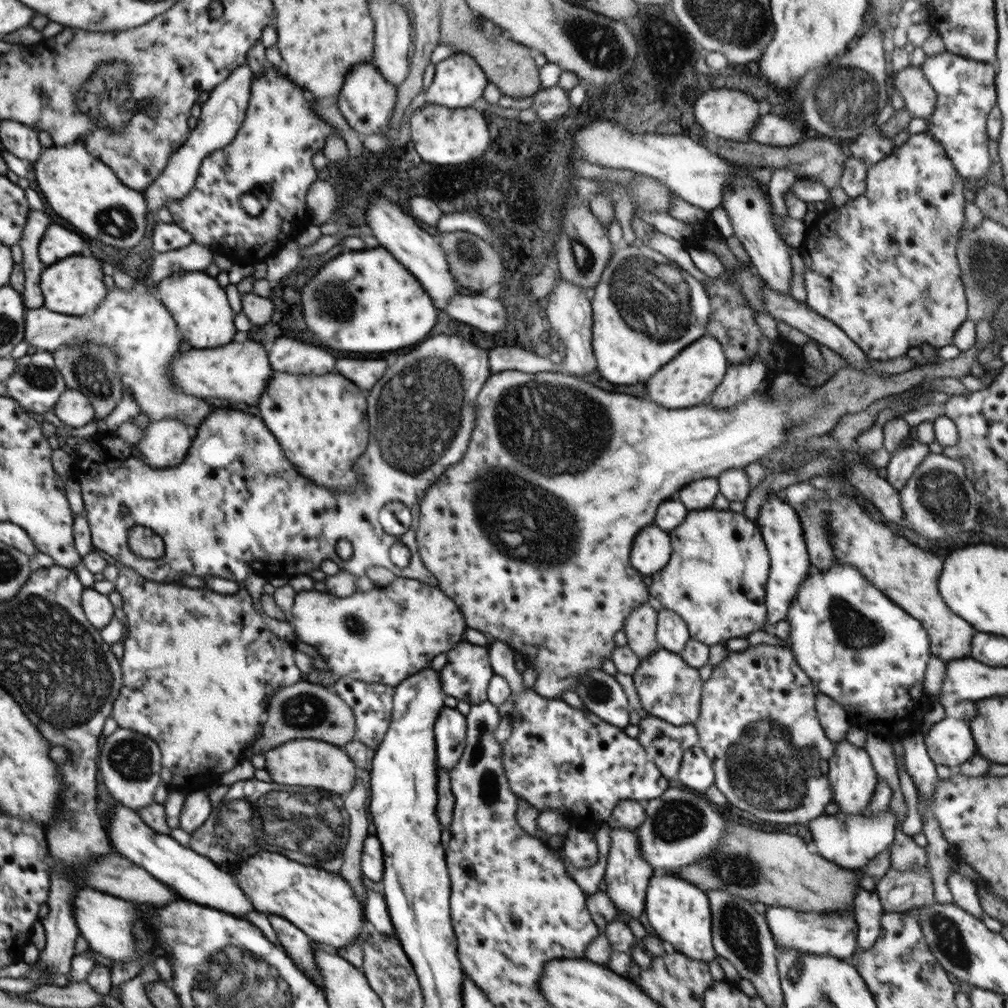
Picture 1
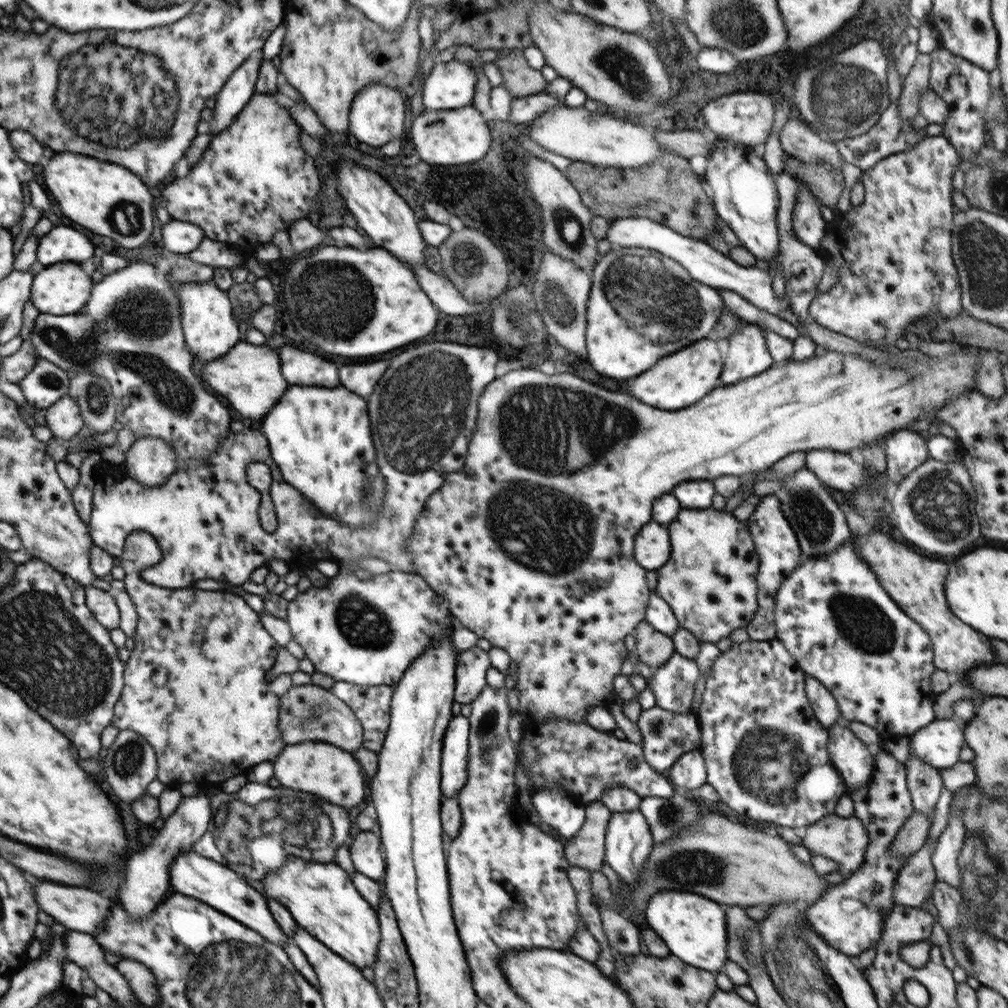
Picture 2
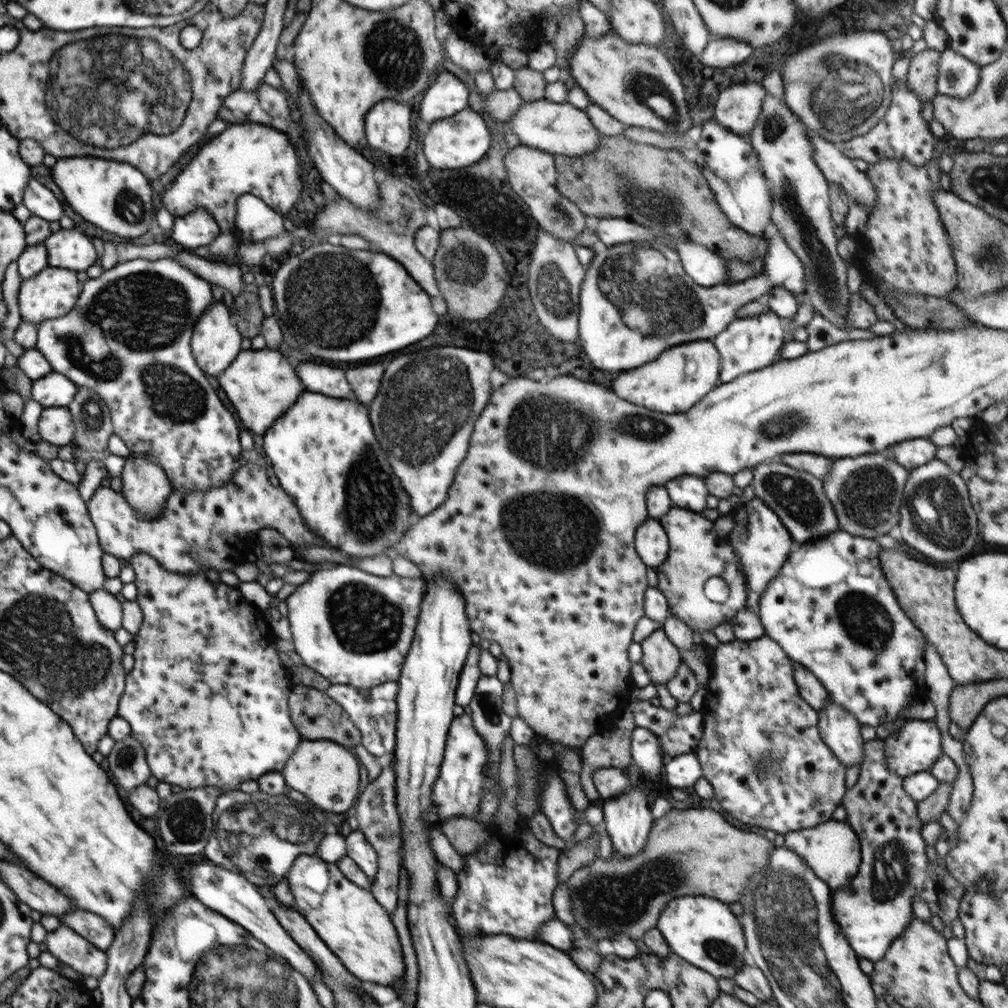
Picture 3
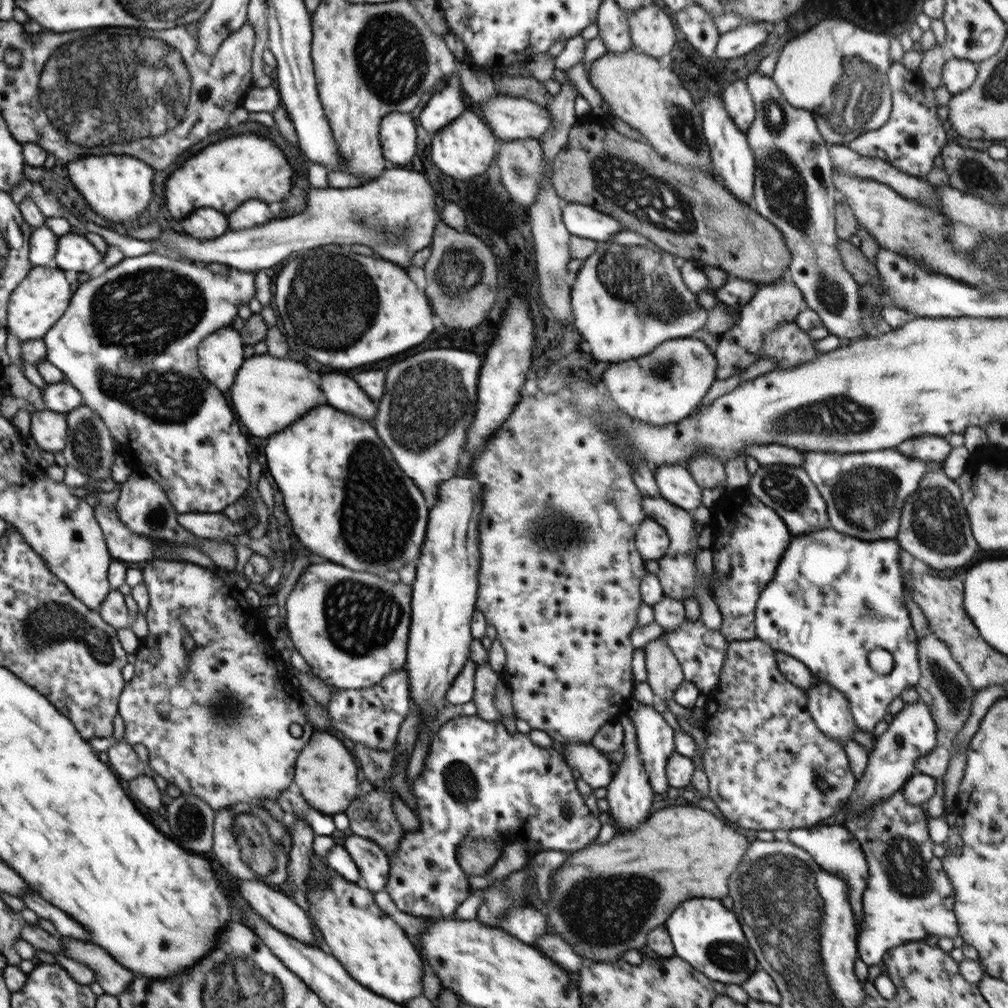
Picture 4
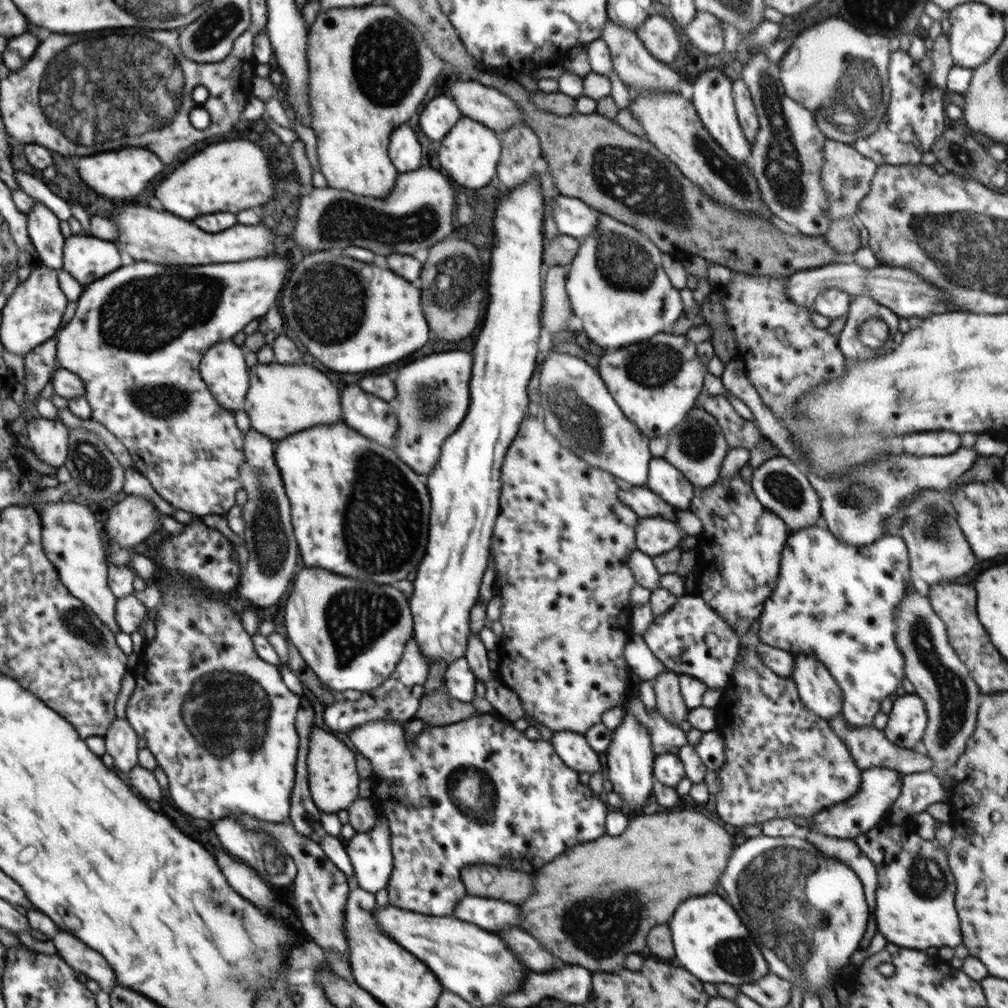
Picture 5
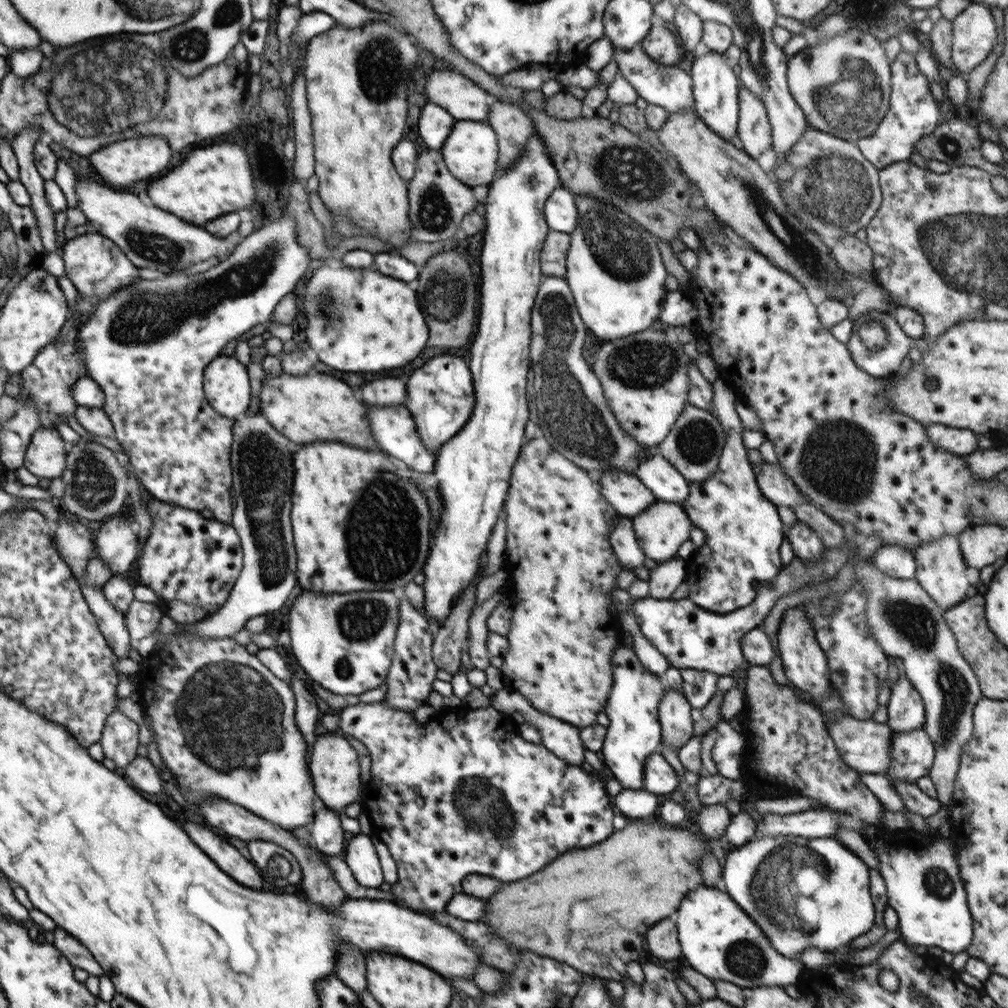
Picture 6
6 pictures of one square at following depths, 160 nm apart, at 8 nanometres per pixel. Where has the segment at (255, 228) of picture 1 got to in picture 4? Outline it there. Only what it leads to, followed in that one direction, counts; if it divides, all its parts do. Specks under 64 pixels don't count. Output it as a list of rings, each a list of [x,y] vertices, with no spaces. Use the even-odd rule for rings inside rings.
[[[254,134],[234,136],[216,142],[174,170],[164,192],[166,206],[176,220],[186,218],[196,208],[213,208],[228,216],[246,200],[280,202],[290,194],[292,167],[282,150],[267,137]]]

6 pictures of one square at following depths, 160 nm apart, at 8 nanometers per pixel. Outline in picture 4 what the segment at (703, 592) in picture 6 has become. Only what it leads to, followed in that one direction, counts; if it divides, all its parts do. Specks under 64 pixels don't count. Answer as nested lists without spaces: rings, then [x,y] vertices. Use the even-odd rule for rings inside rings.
[[[748,487],[726,491],[720,500],[716,501],[710,508],[711,520],[706,526],[712,529],[715,542],[711,546],[713,556],[713,599],[722,615],[720,632],[727,638],[728,642],[756,638],[755,633],[755,608],[760,593],[767,588],[767,584],[774,578],[776,567],[782,558],[791,538],[784,520],[776,514],[769,506],[754,496]]]

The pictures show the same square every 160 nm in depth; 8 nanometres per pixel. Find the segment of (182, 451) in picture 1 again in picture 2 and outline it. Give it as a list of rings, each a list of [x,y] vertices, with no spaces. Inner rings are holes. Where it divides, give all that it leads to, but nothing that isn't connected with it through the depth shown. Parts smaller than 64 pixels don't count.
[[[153,436],[135,440],[126,452],[123,464],[143,488],[163,486],[178,469],[173,446]]]

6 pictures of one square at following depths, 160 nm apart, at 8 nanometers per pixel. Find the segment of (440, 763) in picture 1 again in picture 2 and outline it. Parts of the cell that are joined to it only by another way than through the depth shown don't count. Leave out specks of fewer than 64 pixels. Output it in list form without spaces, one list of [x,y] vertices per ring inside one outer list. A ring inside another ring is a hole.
[[[453,715],[442,740],[442,795],[455,798],[468,780],[468,750],[470,721],[463,715]]]

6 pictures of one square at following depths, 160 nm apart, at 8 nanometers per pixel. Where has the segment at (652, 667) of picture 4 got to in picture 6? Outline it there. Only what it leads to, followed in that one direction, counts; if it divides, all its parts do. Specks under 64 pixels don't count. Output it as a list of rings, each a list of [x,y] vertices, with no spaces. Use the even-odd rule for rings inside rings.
[[[665,687],[665,695],[658,709],[661,726],[661,742],[679,750],[692,739],[694,724],[690,716],[691,706],[682,692]]]

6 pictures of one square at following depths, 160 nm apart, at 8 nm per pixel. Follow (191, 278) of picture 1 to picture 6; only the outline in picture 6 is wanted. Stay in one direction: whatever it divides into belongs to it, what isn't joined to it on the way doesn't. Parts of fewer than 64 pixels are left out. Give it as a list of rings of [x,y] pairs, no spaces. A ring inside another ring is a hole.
[[[217,355],[204,369],[203,390],[209,405],[230,419],[242,417],[250,406],[251,386],[246,366],[234,355]]]

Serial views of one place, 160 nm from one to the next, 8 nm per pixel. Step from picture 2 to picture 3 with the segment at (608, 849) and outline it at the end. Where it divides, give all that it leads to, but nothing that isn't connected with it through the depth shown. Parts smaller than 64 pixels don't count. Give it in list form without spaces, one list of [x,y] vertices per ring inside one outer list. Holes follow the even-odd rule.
[[[632,785],[628,792],[604,801],[602,825],[609,834],[614,852],[620,856],[619,858],[630,858],[630,855],[641,852],[646,846],[653,821],[654,818],[648,803],[648,797],[646,797],[644,790],[640,786]]]

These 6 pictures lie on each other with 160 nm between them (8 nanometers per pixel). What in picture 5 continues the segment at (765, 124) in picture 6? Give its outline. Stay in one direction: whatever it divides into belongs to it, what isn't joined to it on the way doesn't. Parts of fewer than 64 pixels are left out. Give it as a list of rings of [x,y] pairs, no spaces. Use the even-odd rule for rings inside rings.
[[[737,79],[732,86],[737,117],[743,133],[752,147],[760,126],[758,113],[746,83],[742,79]]]

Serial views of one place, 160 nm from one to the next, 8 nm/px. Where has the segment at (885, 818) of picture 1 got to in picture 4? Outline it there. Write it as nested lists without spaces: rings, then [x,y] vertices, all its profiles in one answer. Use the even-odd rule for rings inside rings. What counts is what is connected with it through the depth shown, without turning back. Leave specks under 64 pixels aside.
[[[843,824],[839,825],[812,825],[811,827],[797,828],[789,831],[788,840],[803,848],[812,856],[820,870],[834,874],[848,883],[848,901],[852,906],[852,913],[856,925],[861,926],[864,921],[863,893],[868,884],[868,864],[860,843]]]

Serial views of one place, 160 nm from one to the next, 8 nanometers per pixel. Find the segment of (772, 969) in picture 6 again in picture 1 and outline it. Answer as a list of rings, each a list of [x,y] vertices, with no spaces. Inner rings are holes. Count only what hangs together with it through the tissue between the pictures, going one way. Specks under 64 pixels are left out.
[[[655,873],[649,880],[648,890],[645,896],[645,910],[643,920],[650,932],[662,939],[669,949],[675,949],[688,958],[710,962],[717,958],[717,952],[713,947],[712,913],[708,895],[698,886],[686,882],[683,878],[672,874]]]

